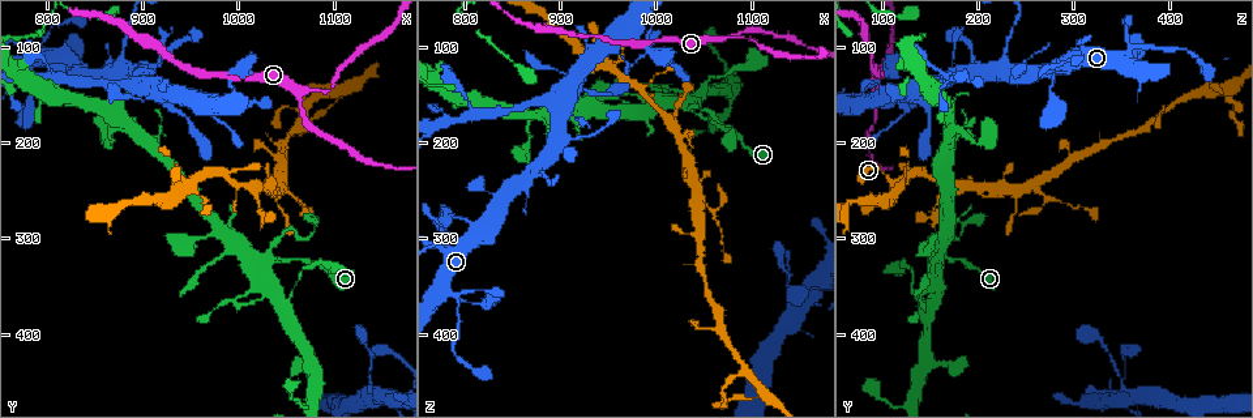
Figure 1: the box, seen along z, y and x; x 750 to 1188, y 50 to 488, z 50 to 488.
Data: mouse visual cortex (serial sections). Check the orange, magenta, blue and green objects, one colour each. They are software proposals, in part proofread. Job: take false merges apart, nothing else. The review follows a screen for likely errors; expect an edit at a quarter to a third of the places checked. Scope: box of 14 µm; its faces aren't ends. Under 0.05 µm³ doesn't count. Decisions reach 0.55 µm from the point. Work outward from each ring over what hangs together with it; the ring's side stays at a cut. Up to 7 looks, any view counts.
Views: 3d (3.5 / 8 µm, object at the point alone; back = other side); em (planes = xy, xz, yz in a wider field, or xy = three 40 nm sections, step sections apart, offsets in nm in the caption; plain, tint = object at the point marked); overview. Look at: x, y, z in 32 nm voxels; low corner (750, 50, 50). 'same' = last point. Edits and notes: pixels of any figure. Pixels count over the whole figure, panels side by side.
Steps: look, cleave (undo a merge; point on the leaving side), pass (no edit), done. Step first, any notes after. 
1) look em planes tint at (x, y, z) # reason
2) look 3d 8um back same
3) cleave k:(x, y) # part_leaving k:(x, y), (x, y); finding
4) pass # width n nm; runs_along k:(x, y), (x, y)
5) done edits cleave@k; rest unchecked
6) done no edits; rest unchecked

look 3d 3.5um at (875, 115, 225) # small branch off a trunk

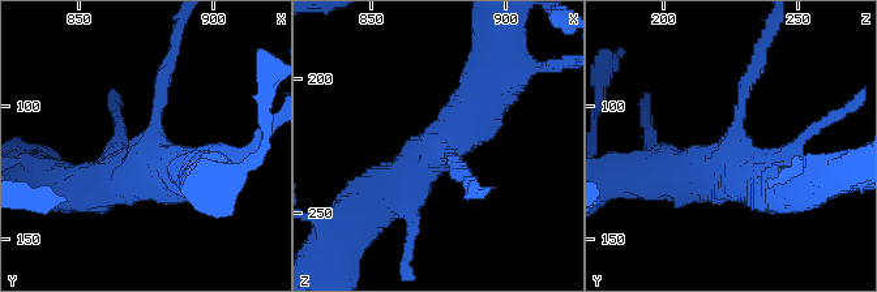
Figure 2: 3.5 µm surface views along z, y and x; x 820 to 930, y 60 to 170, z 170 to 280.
look em xy step 5 tint at (878, 117, 227) # now the EM

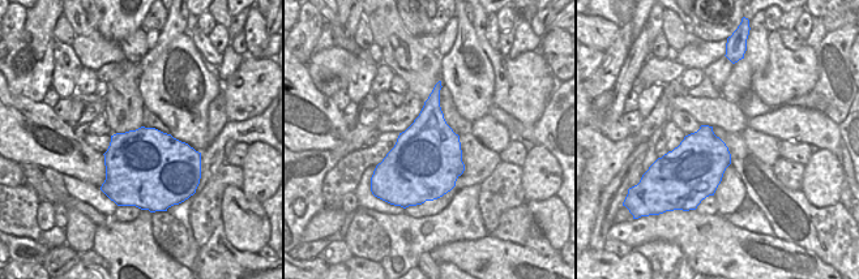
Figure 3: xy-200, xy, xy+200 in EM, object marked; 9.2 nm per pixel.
pass # arms 3; arm_widths 150, 500, 600 nm; runs_along 2:(371, 204), (471, 117), (491, 81); all the same cell

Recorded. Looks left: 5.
look 3d 3.5um at (945, 245, 115) # abrupt turn

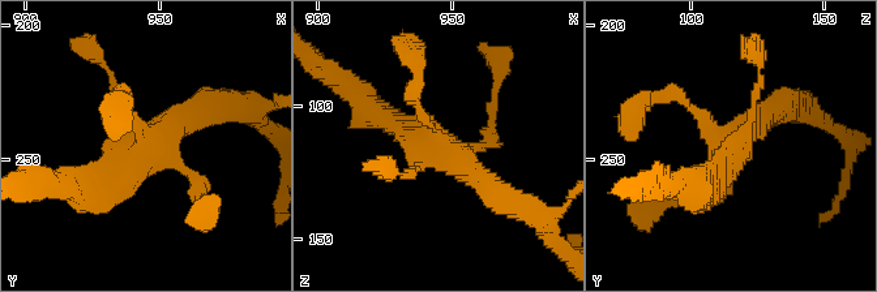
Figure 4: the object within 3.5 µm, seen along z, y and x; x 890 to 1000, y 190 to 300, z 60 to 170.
look em xy step 5 tint at (946, 245, 114)

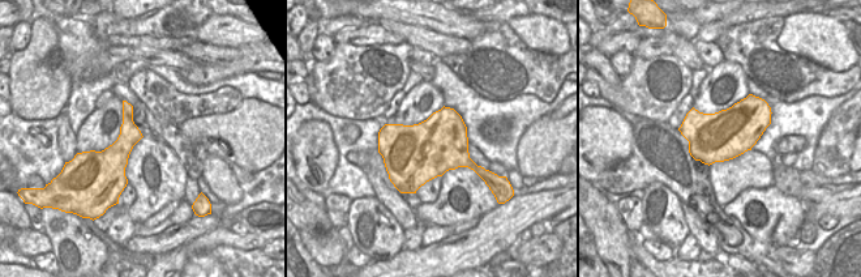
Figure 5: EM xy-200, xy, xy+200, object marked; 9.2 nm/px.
look em xy step 1 tint same # another direction

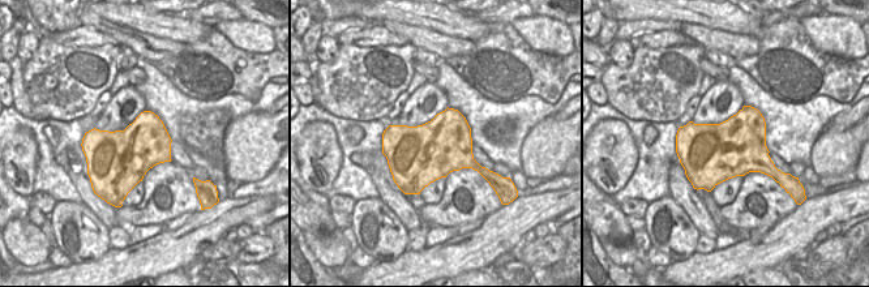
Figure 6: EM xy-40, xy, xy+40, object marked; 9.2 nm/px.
pass # runs_along 4:(413, 90), (440, 144), (504, 197); one cell here

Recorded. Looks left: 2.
look 3d 3.5um at (1025, 325, 160) # abrupt turn

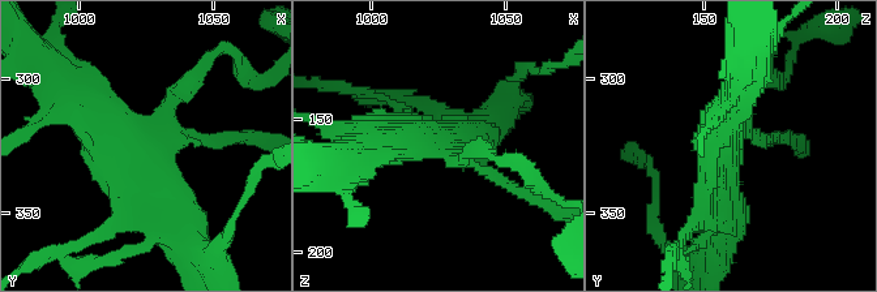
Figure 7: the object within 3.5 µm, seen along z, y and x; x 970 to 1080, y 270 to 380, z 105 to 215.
look em xy step 1 tint at (1028, 326, 160) # now the EM

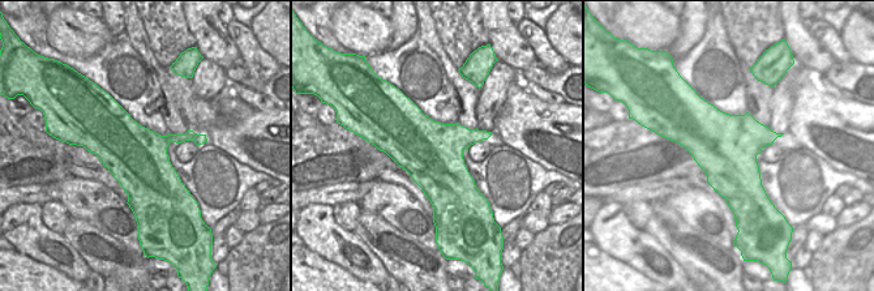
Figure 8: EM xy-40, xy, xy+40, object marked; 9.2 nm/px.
pass # runs_along 7:(222, 138), (138, 146), (82, 98); one cell here

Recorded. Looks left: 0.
done no edits; rest unchecked

